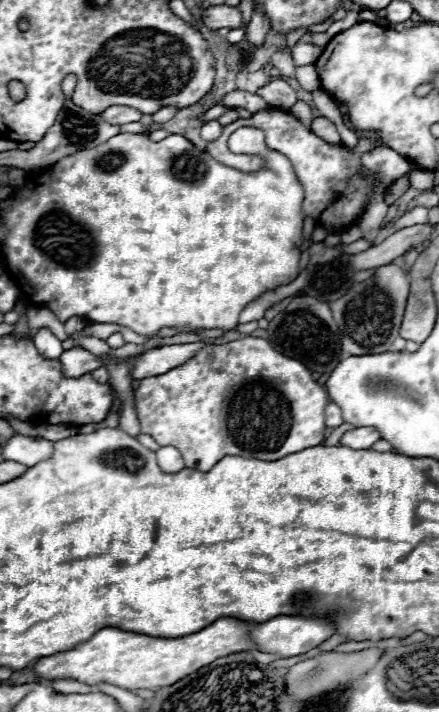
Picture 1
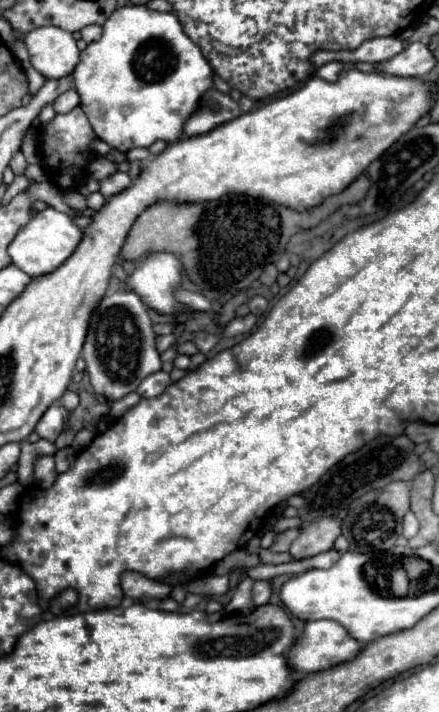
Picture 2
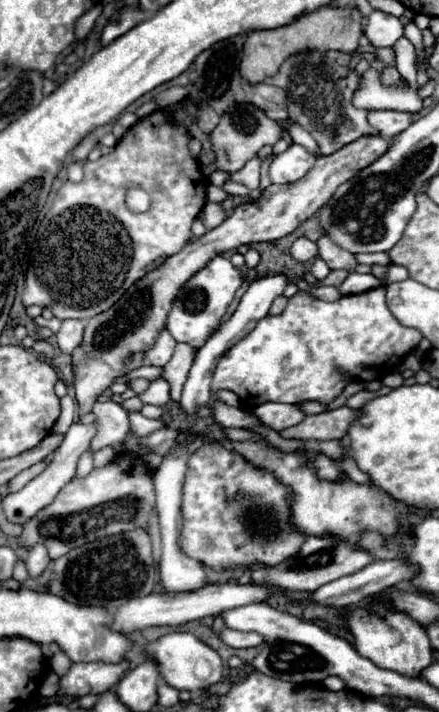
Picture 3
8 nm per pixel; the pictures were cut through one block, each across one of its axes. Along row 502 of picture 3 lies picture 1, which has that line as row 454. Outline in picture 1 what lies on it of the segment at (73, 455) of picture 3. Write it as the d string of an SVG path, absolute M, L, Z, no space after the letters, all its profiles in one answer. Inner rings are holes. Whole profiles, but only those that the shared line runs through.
M14 434L4 444L4 450L2 450L4 460L14 460L24 466L34 466L40 460L50 458L50 454L52 454L52 442L44 438L22 436L22 434Z

